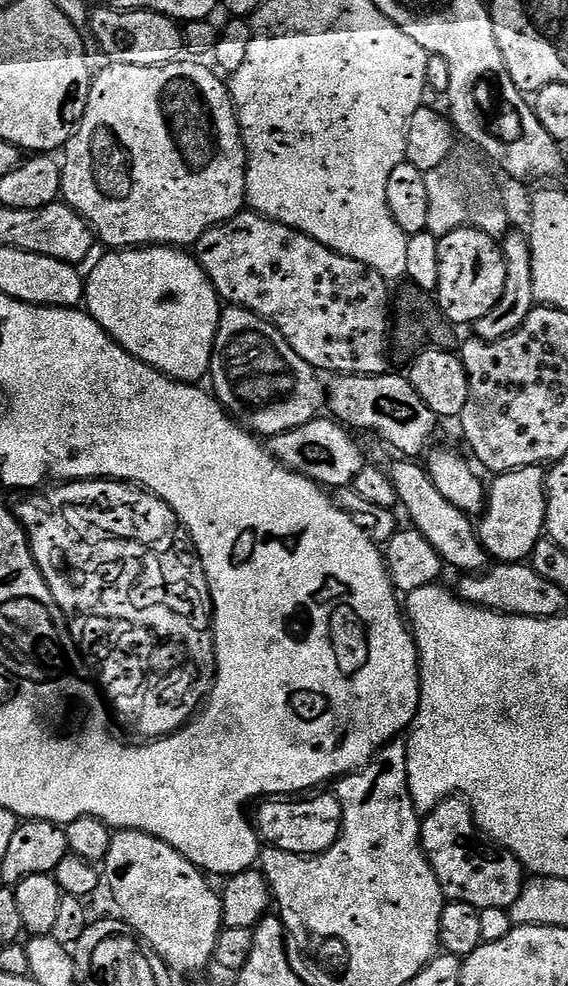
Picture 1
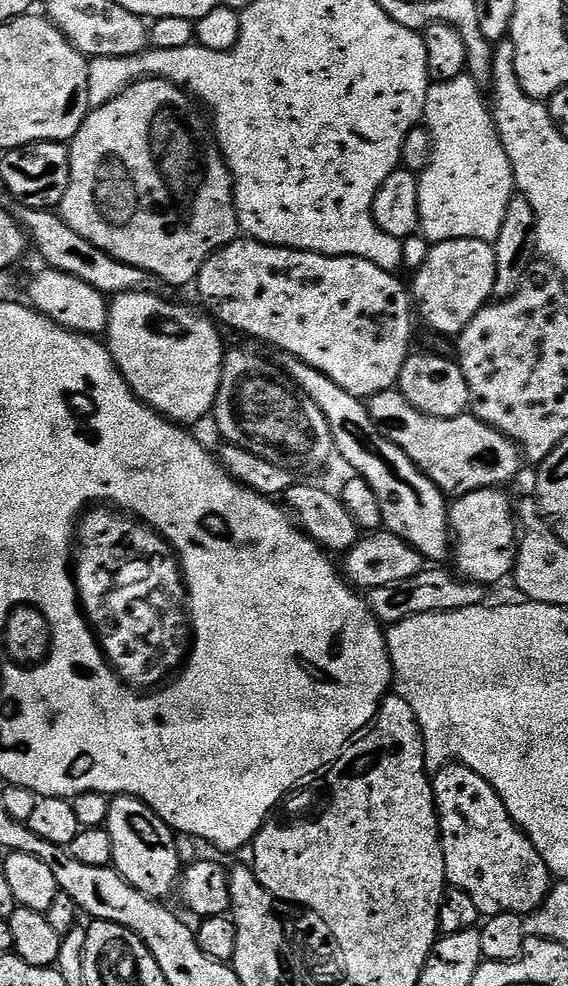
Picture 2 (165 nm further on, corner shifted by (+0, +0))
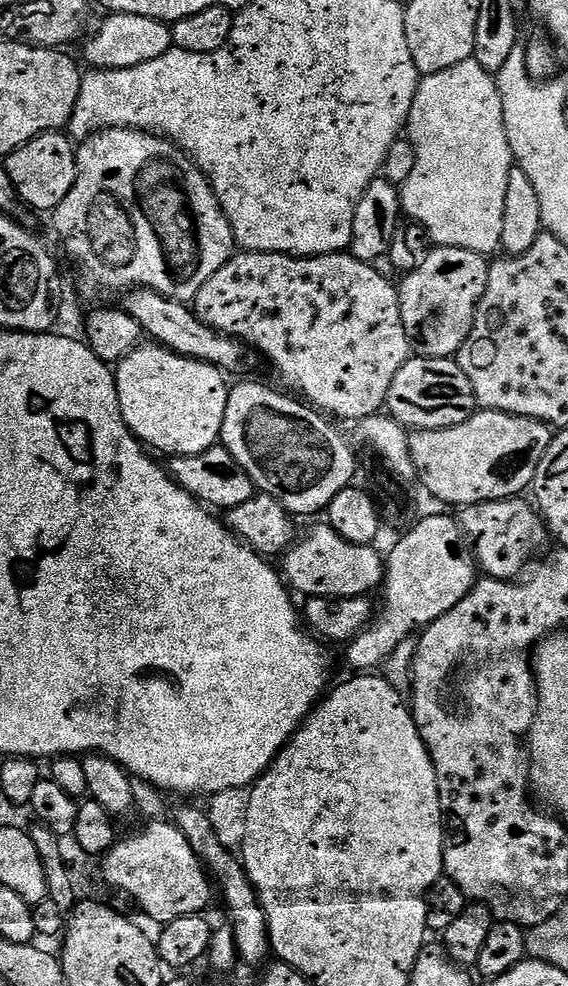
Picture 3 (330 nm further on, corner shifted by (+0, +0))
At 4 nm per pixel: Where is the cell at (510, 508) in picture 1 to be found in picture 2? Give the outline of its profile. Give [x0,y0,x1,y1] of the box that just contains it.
[448,487,518,586]

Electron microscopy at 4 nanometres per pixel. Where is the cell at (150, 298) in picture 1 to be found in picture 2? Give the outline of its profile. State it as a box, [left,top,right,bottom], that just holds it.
[106,291,226,426]

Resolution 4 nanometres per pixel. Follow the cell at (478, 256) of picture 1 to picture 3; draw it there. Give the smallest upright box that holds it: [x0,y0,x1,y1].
[399,246,489,360]

